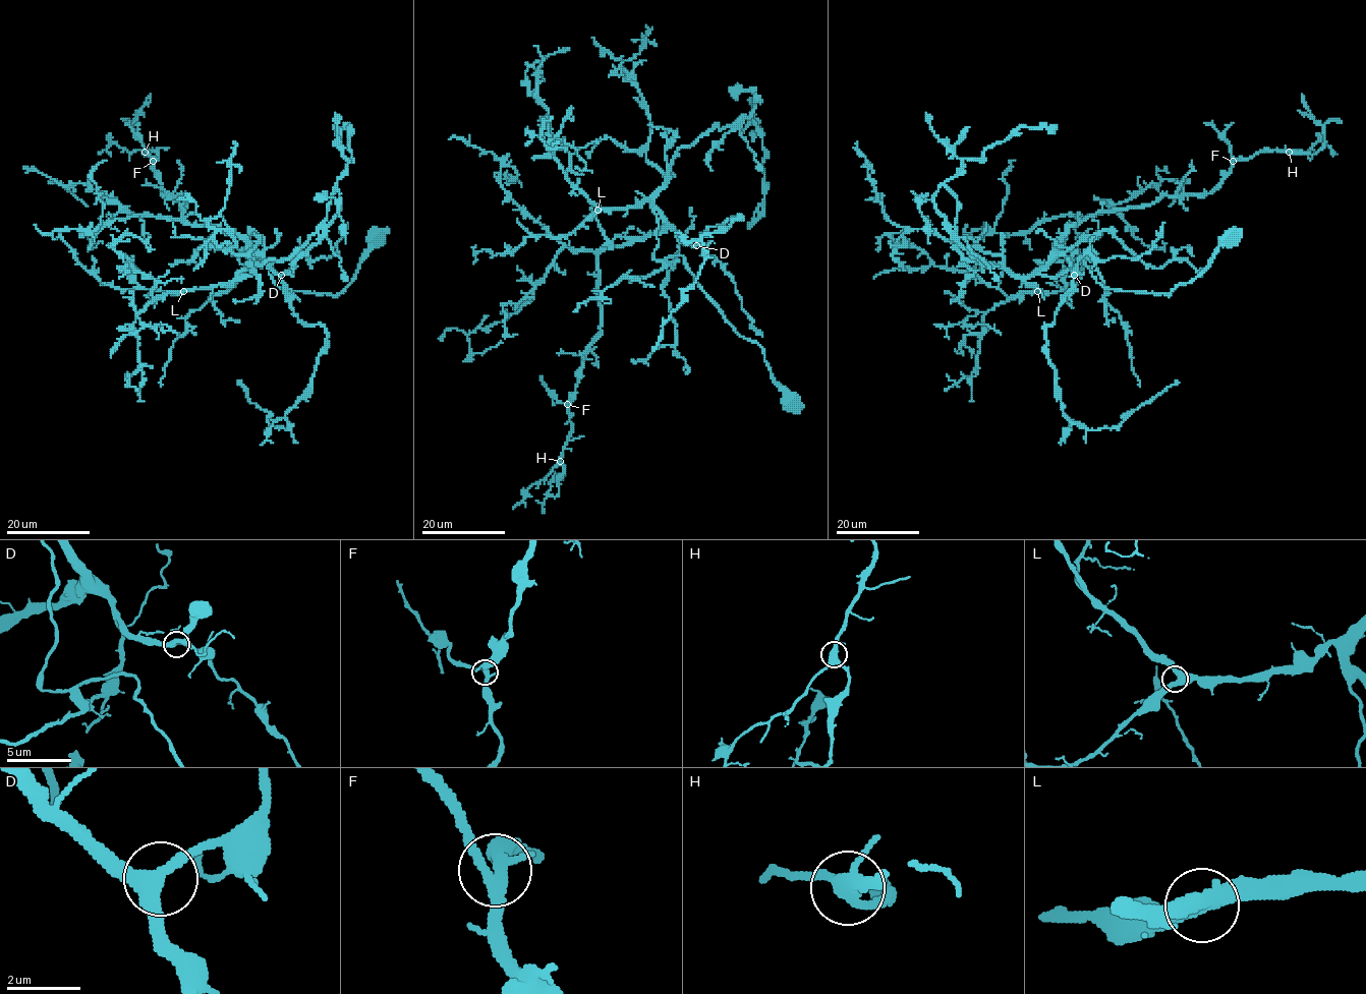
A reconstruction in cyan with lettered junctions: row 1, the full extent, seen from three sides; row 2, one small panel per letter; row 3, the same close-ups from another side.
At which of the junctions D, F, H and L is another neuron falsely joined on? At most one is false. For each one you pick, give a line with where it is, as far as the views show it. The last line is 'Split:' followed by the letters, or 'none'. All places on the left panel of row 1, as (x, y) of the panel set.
Split: none

